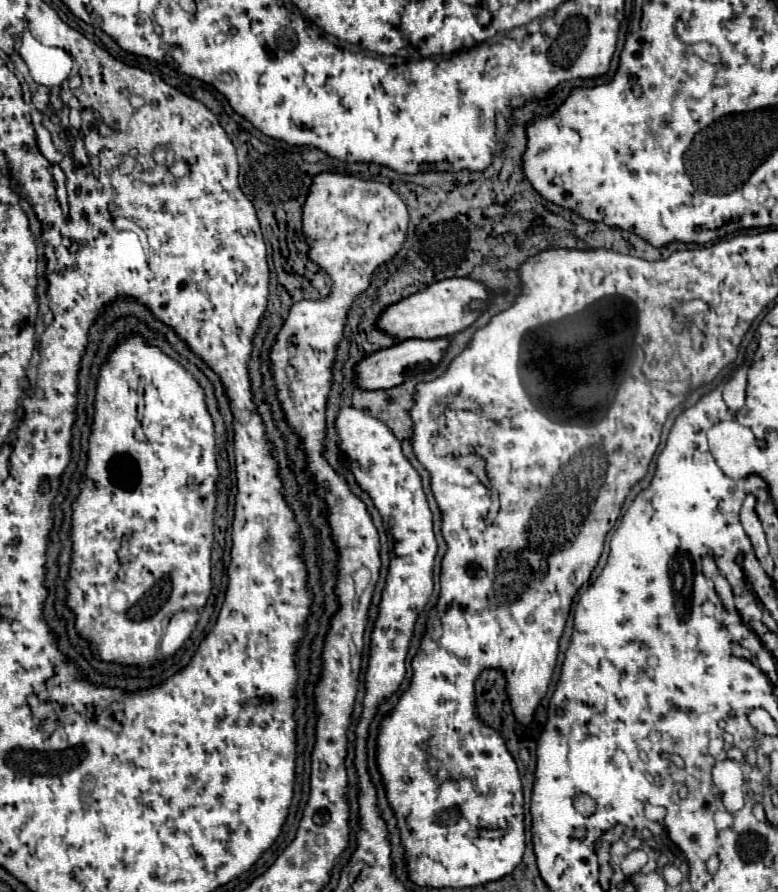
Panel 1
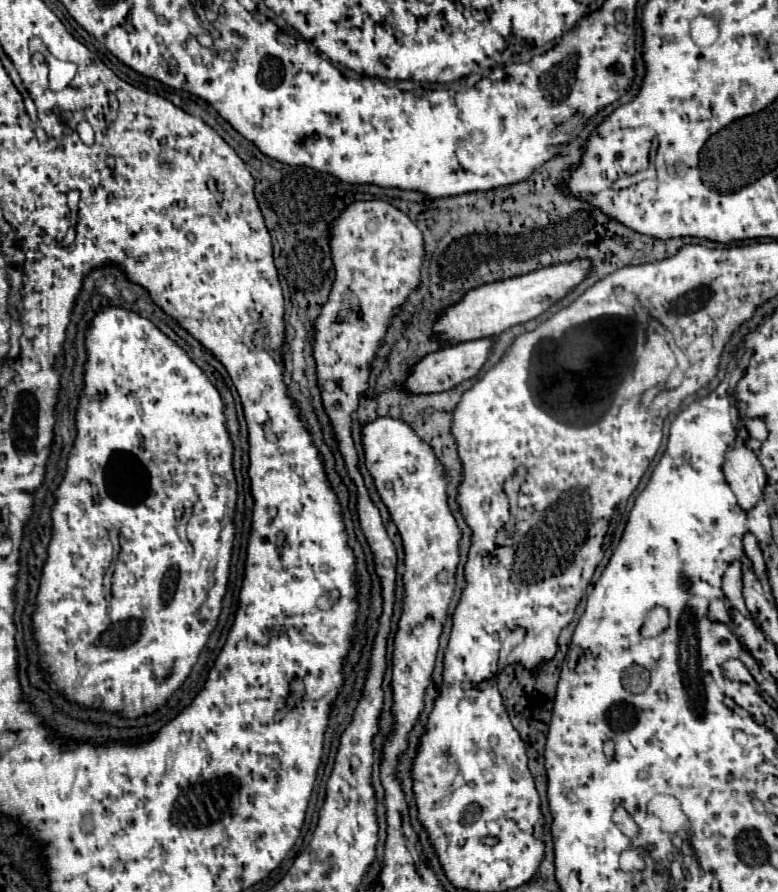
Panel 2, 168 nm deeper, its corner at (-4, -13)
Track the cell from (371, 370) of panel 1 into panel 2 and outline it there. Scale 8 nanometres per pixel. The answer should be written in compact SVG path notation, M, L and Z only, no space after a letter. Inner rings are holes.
M481 338L481 340L451 344L433 354L427 354L425 358L421 358L421 362L417 362L417 366L413 366L413 370L409 370L409 374L401 386L405 386L405 390L409 390L411 394L433 394L433 392L451 390L455 384L469 380L479 372L479 368L485 364L485 360L489 356L491 344L493 344L491 338Z

